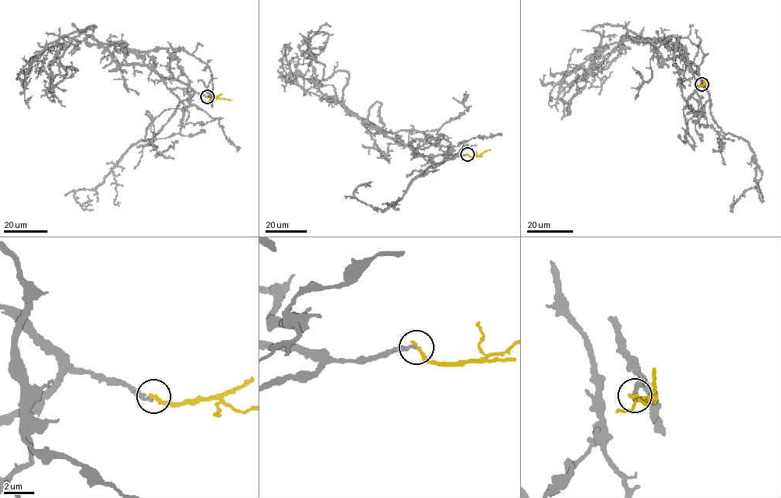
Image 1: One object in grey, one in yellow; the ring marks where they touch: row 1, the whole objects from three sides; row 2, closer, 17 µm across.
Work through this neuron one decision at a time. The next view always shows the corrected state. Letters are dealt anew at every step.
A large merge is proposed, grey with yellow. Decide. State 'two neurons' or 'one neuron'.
two neurons

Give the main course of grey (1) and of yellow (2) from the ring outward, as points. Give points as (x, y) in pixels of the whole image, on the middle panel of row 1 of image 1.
1: (467, 155), (421, 156), (349, 113), (338, 101), (306, 92), (286, 60), (284, 45), (289, 51), (292, 49)
2: (467, 155), (477, 156), (490, 149)

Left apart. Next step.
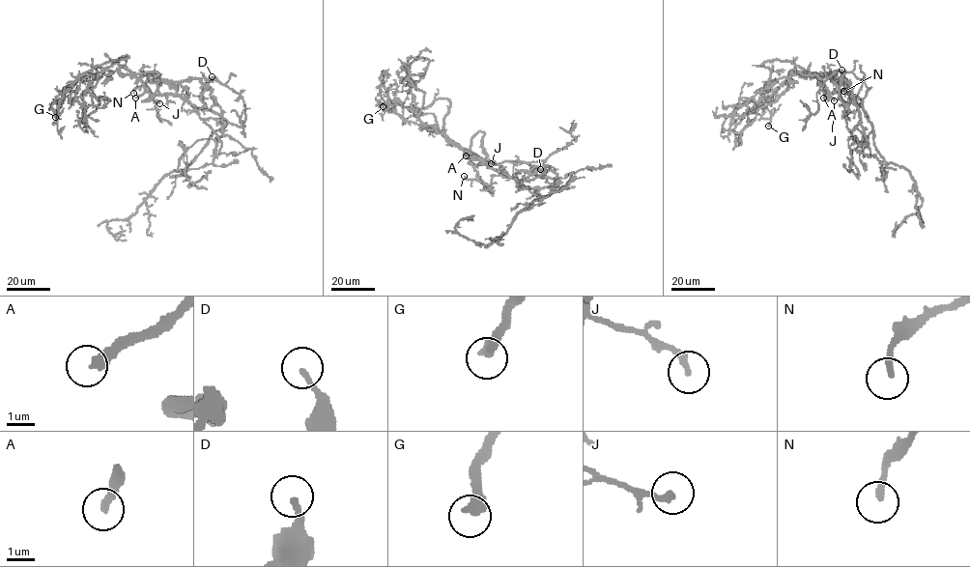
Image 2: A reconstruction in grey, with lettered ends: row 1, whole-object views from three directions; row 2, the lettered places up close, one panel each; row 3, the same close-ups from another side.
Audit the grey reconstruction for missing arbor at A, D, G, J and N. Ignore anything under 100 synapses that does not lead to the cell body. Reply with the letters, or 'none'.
A

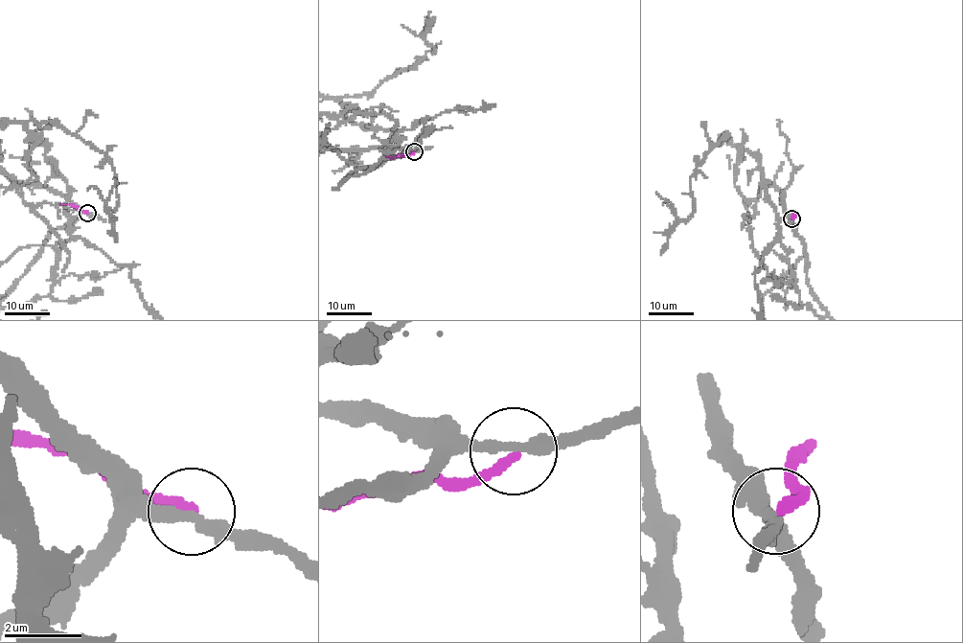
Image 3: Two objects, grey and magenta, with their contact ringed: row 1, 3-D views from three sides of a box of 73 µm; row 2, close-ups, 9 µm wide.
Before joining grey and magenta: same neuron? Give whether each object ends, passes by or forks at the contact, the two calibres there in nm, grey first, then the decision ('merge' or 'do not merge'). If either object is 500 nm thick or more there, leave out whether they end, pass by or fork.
grey passes by; magenta ends there; 280 nm thick on the grey side, 280 nm on the other; do not merge

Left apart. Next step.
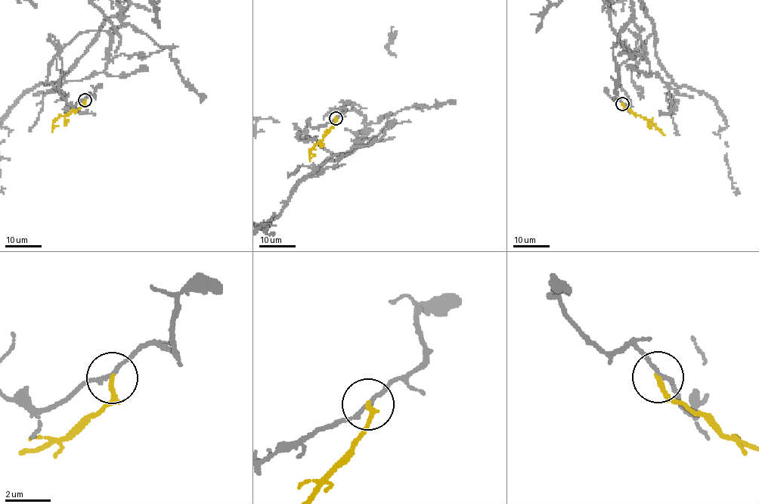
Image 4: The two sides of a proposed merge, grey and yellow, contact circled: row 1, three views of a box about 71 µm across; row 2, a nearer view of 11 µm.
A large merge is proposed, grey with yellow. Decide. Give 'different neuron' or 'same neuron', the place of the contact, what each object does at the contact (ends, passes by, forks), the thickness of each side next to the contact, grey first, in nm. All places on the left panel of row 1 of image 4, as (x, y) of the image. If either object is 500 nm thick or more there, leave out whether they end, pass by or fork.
different neuron; at (85, 100); grey passes by; yellow ends there; 160 nm thick on the grey side, 190 nm on the other

